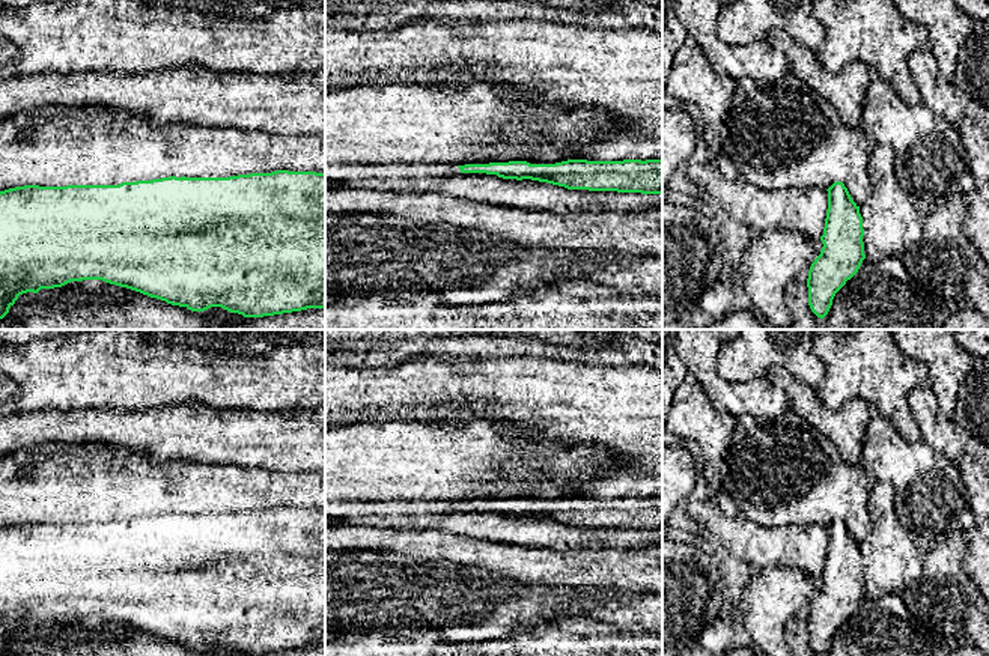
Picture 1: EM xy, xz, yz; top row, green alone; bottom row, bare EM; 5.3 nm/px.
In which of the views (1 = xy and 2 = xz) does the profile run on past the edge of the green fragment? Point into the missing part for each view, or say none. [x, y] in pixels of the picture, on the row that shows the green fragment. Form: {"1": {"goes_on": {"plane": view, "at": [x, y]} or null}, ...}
{"1": {"goes_on": null}, "2": {"goes_on": null}}

